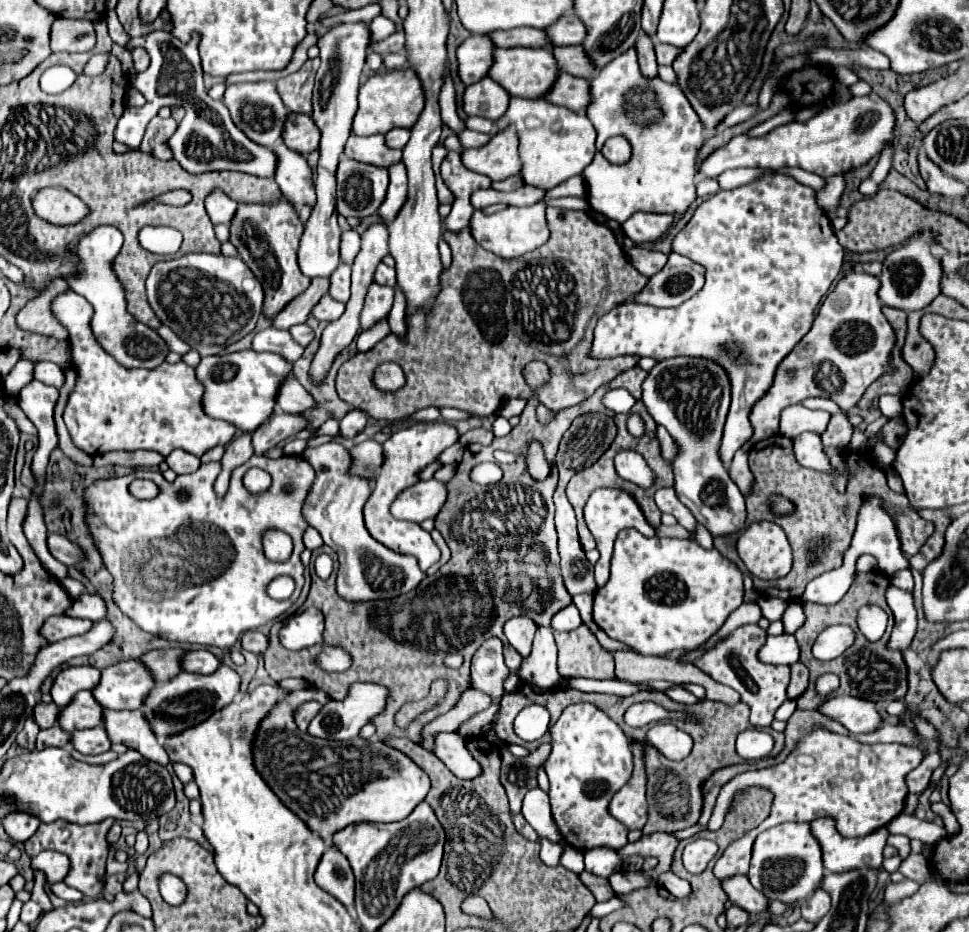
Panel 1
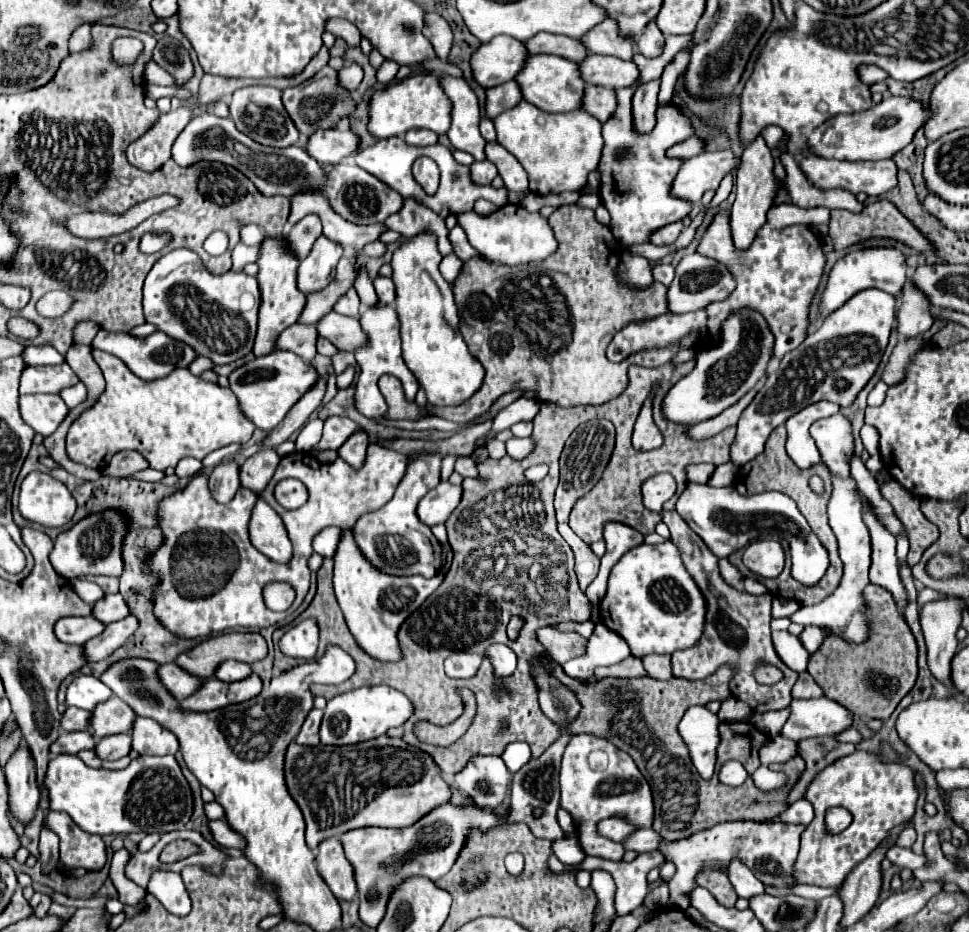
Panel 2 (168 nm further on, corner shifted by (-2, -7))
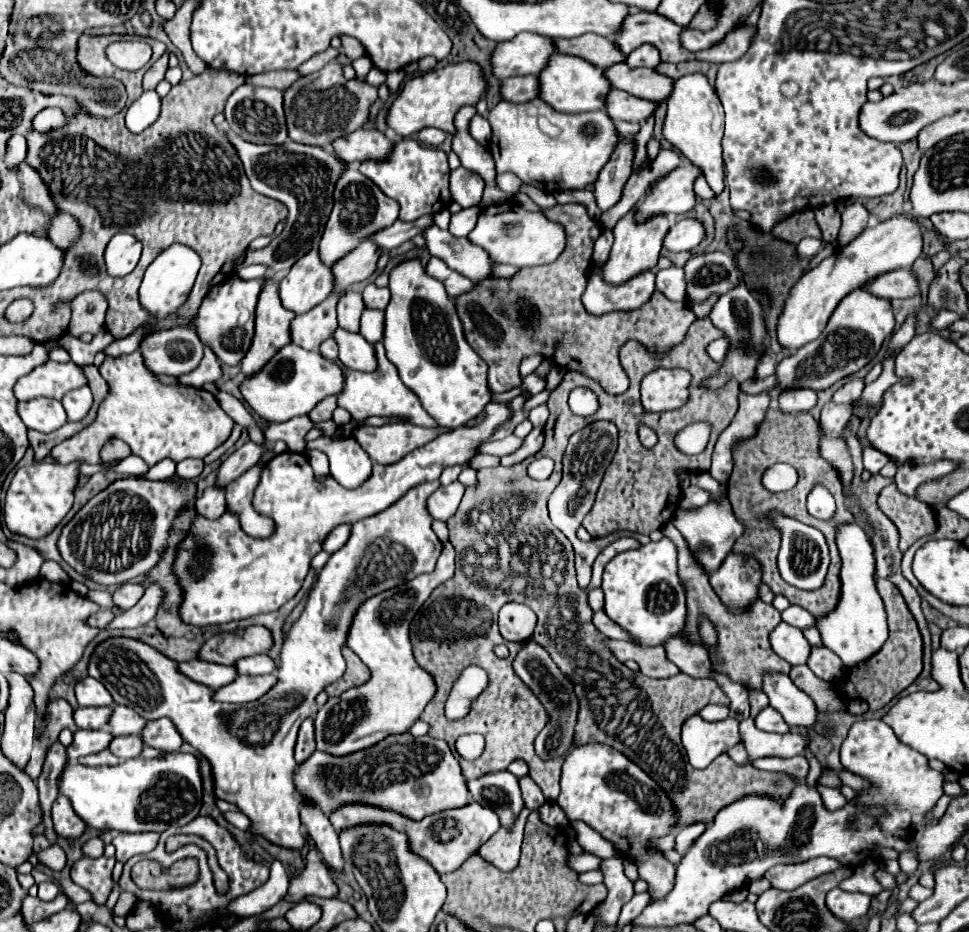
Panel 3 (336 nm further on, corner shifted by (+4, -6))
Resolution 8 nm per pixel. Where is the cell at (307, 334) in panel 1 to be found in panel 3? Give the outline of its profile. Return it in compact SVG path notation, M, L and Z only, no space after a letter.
M326 339L322 345L320 345L320 355L324 355L326 359L334 361L338 357L338 347L336 347L336 341L334 339Z

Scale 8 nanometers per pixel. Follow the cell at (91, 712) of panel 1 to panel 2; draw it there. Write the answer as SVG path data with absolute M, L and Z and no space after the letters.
M112 696L110 700L98 704L98 708L94 710L90 728L94 730L94 736L102 740L112 734L130 732L134 726L134 720L136 720L136 712L130 710L126 702L118 700L118 696Z

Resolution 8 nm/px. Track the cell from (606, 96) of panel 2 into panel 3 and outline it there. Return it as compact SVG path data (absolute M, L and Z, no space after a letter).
M612 89L606 95L606 113L612 121L644 121L656 111L658 103L632 97L626 91Z

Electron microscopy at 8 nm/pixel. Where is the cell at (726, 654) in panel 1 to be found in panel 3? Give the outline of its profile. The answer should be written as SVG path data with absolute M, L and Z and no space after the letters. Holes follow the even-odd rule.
M666 523L660 531L668 539L672 539L672 543L676 543L676 549L678 549L678 575L686 589L686 601L688 601L684 639L692 639L692 643L698 643L708 649L712 671L724 673L732 682L746 685L748 689L754 689L754 691L762 691L764 669L780 671L780 673L788 675L790 665L784 659L780 659L768 643L768 633L782 621L780 613L772 605L758 599L756 603L752 603L752 607L748 611L744 611L744 615L732 615L732 611L728 611L728 607L724 607L724 603L720 603L720 597L712 591L712 585L708 581L710 575L700 567L700 563L696 563L696 559L692 559L692 551L688 551L688 545L684 543L684 537L680 535L680 531L676 531L676 527L672 523ZM702 617L714 625L714 629L718 633L716 645L706 645L702 641L702 637L700 637L700 619Z

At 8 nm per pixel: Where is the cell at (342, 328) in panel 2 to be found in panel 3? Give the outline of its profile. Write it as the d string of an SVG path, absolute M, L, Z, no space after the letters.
M338 327L332 337L338 343L340 349L340 361L348 369L356 371L374 371L376 369L376 357L374 357L374 347L360 335L352 331L344 331Z

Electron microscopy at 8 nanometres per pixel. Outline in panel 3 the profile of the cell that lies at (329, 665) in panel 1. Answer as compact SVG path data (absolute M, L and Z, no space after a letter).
M438 481L420 483L388 511L356 521L348 543L330 555L310 591L308 605L286 635L278 681L272 691L244 705L214 703L212 689L190 681L178 673L176 663L146 643L112 637L96 647L90 657L90 677L98 679L112 695L114 703L132 707L144 719L172 719L186 743L208 759L214 777L214 793L236 805L250 821L250 833L264 837L284 849L302 851L300 801L294 795L294 743L300 723L316 713L316 695L344 675L346 661L340 647L356 607L390 587L412 581L420 573L430 573L442 551L442 543L432 531L432 517L426 511L426 497L440 487Z

